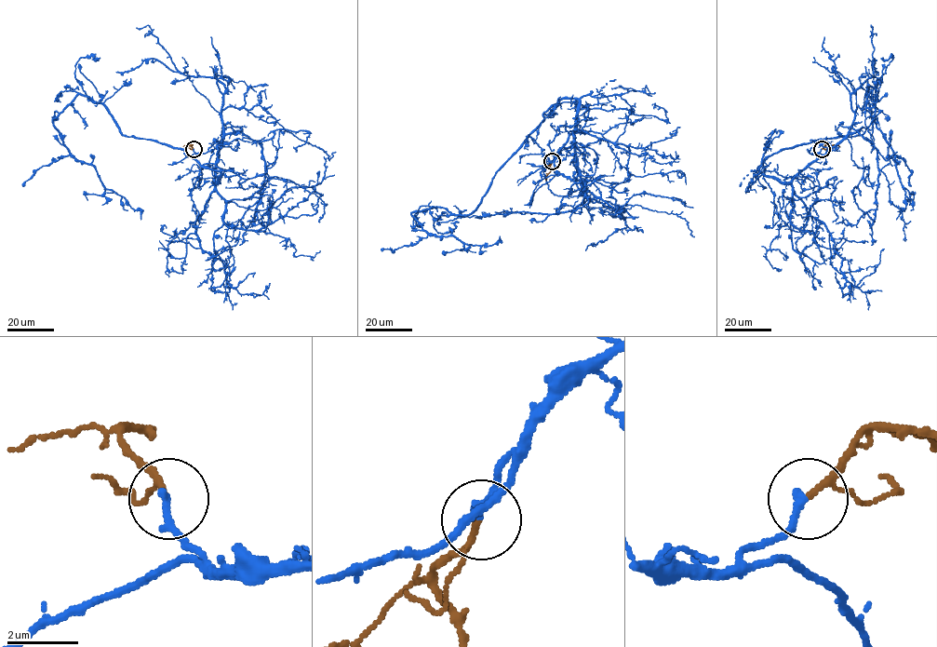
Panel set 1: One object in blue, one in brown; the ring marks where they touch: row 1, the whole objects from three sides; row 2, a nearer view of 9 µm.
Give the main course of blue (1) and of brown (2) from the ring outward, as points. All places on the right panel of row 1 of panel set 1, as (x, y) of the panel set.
1: (822, 149), (789, 181), (758, 168), (861, 135), (869, 96), (904, 189), (896, 219)
2: (822, 149), (825, 144), (839, 146)

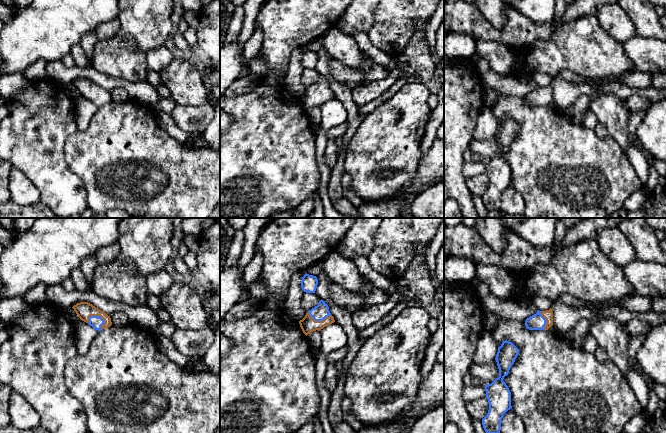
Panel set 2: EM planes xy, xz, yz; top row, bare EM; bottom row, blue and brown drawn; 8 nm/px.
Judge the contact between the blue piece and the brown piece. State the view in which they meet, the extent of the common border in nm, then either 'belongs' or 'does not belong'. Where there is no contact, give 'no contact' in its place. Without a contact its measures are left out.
xy | 150 nm | belongs

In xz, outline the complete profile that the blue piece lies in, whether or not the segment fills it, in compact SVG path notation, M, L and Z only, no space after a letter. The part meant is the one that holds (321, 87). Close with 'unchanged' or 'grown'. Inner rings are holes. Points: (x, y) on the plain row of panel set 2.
M320 76L319 80L309 86L305 93L299 97L299 100L303 109L307 112L310 108L320 107L334 98L334 93L331 91L328 81Z; grown

